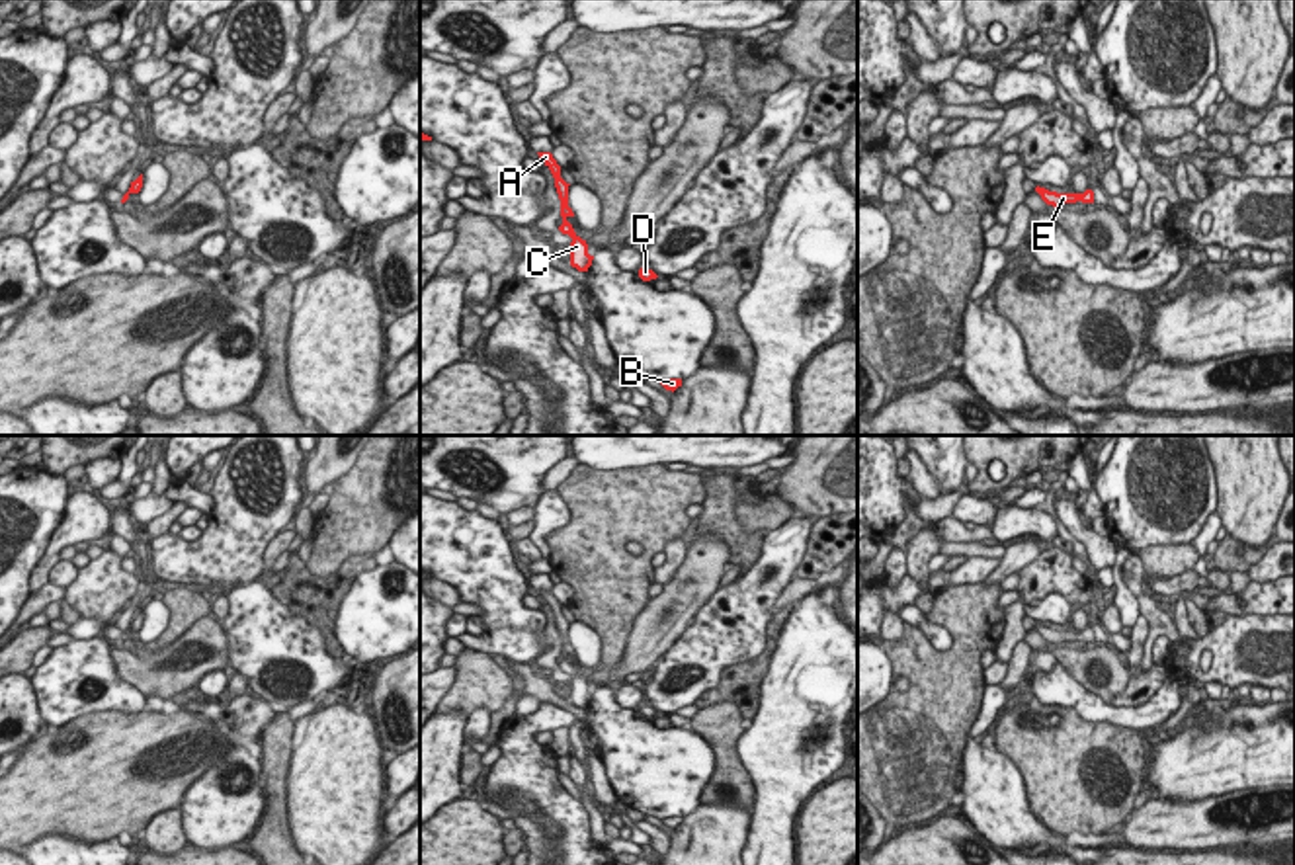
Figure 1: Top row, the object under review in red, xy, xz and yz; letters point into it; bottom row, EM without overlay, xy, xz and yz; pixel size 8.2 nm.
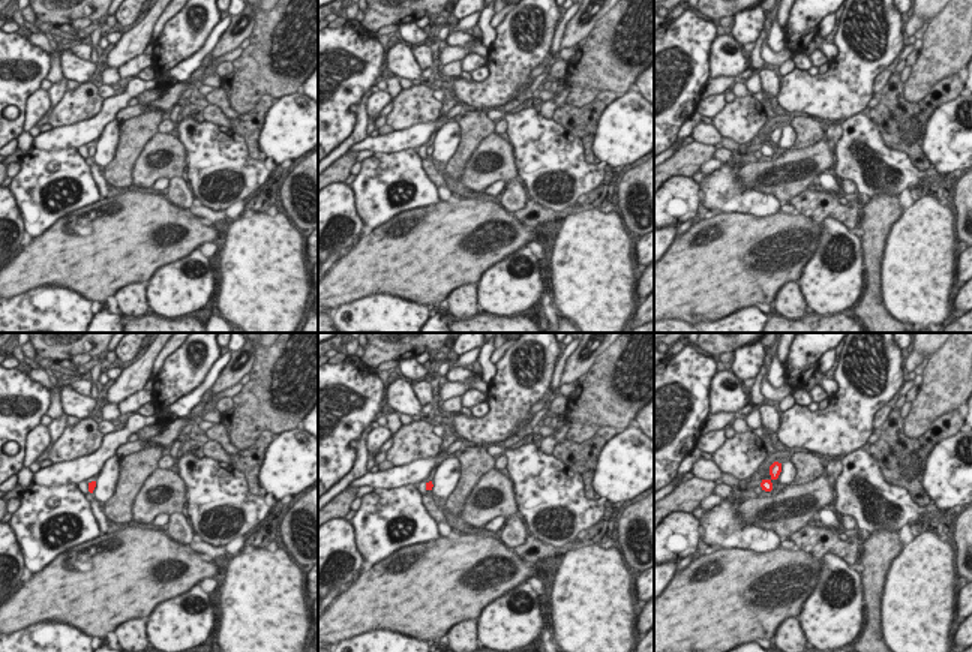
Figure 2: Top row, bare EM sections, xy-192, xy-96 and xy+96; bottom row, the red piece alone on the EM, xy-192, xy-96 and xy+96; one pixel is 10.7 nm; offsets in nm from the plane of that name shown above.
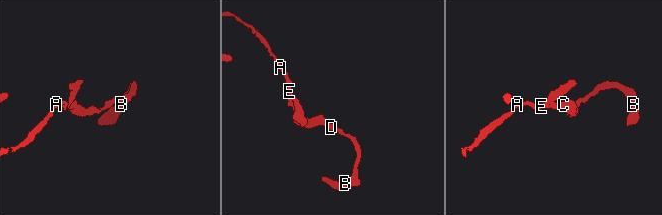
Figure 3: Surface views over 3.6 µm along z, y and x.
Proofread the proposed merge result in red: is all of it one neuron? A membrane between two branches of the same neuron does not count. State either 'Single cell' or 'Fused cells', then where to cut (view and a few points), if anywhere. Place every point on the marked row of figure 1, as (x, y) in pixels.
Single cell. No split.

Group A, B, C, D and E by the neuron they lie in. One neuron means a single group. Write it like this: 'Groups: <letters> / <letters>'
Groups: A B C D E.

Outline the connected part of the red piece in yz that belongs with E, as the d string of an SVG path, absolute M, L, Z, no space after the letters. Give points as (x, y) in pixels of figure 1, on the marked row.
M1037 185L1035 191L1041 195L1041 199L1047 205L1053 205L1053 207L1061 207L1063 203L1076 203L1076 201L1094 203L1092 189L1086 189L1084 193L1057 193L1057 191L1049 191L1049 189Z

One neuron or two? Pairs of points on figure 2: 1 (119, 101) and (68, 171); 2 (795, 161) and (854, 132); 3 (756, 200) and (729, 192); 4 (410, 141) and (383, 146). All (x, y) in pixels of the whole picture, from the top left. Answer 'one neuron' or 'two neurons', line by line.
1: two neurons
2: two neurons
3: one neuron
4: one neuron

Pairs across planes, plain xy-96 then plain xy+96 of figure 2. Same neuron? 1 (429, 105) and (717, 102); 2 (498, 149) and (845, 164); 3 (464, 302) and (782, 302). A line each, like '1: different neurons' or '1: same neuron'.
1: different neurons
2: different neurons
3: same neuron

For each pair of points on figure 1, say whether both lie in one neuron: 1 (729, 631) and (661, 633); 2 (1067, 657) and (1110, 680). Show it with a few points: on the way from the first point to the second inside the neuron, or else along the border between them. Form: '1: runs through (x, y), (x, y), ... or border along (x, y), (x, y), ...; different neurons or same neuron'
1: border along (711, 596), (653, 666); different neurons
2: runs through (1077, 662), (1100, 670); same neuron

